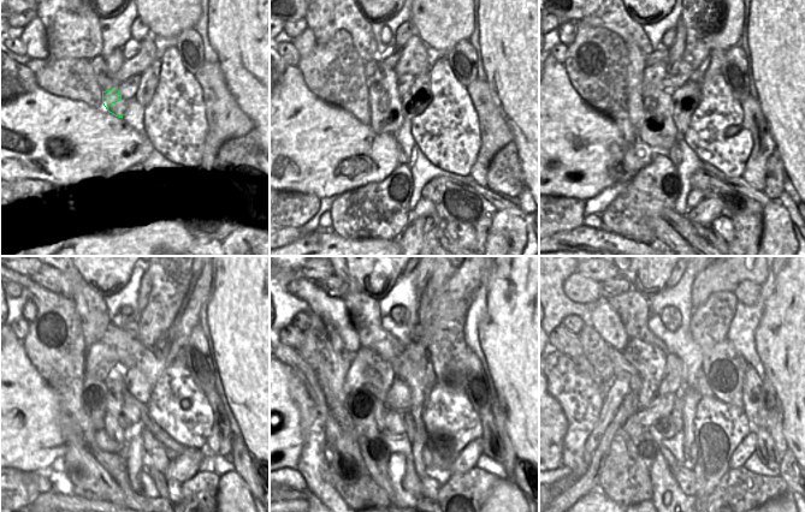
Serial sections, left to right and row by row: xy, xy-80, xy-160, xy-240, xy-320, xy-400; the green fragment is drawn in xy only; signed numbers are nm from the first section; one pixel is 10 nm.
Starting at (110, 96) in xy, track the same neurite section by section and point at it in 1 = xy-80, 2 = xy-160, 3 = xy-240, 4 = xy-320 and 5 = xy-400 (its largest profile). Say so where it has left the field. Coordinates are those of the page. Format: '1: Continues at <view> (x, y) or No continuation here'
1: Continues at xy-80 (380, 118)
2: Continues at xy-160 (652, 119)
3: Continues at xy-240 (116, 388)
4: Continues at xy-320 (396, 424)
5: Continues at xy-400 (664, 426)

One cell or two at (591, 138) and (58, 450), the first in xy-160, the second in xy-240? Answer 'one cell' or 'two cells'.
one cell

